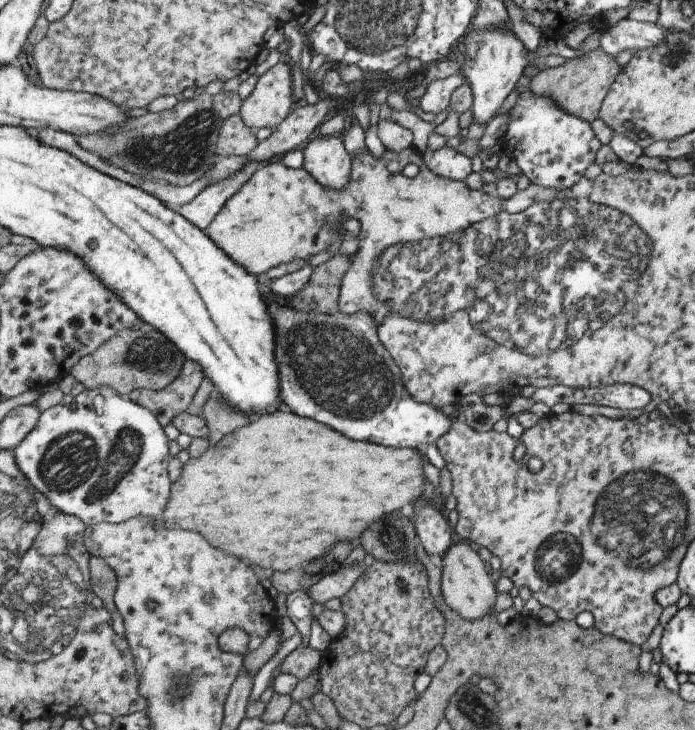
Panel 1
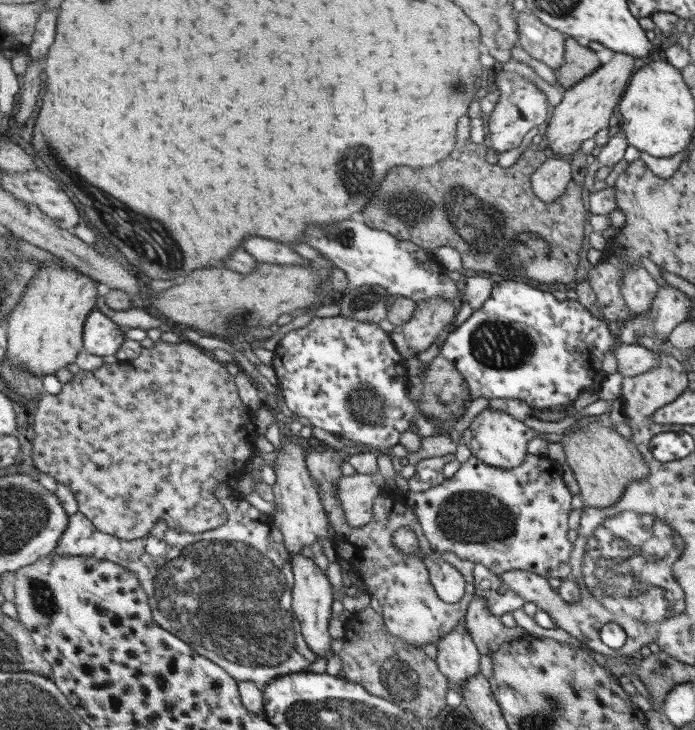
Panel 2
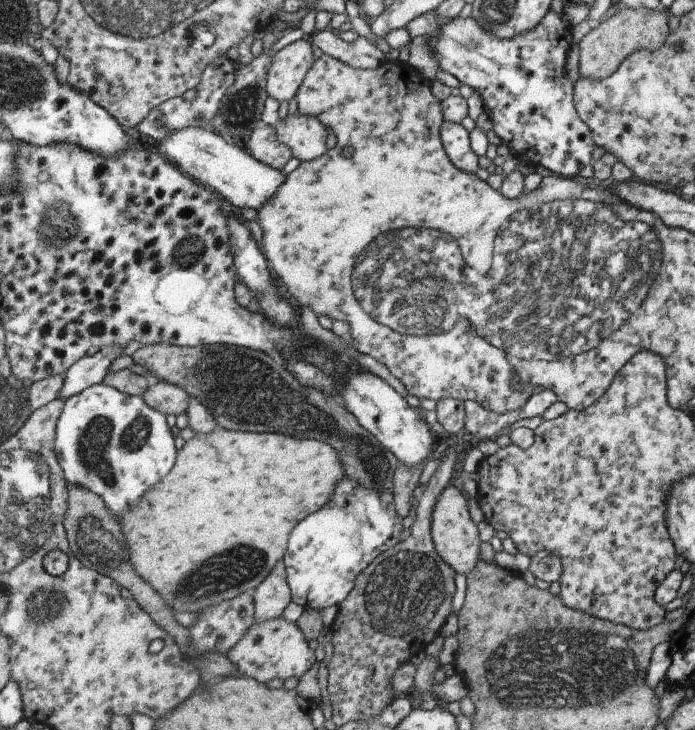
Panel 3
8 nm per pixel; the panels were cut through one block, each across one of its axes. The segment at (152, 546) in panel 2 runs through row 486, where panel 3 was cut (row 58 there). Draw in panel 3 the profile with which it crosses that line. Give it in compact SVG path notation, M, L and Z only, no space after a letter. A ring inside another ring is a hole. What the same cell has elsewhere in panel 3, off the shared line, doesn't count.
M221 56L219 60L215 60L205 76L203 76L203 82L197 86L197 96L193 102L187 102L183 98L175 98L175 100L165 100L161 106L157 106L149 116L147 120L143 120L137 130L141 136L151 136L155 138L157 142L163 142L167 136L175 134L175 132L181 132L181 130L187 130L187 128L203 128L203 130L211 130L211 132L217 132L217 126L215 126L215 118L219 116L221 108L223 108L223 100L227 96L227 92L237 84L237 74L241 70L241 64L237 60L231 60L229 56Z

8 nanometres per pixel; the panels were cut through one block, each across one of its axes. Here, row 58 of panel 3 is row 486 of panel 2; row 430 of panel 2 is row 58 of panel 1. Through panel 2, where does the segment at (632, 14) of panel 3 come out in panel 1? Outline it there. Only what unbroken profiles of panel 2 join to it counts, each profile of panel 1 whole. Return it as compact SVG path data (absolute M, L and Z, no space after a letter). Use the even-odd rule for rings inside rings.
M601 46L587 52L585 56L573 58L573 60L565 60L561 66L555 68L545 68L541 70L537 76L531 78L529 82L529 92L535 96L549 96L557 102L559 108L563 108L565 112L583 118L585 122L593 122L595 118L599 118L599 110L601 104L611 88L611 84L615 82L615 78L621 74L623 66L619 66L615 62L615 58L611 58Z

